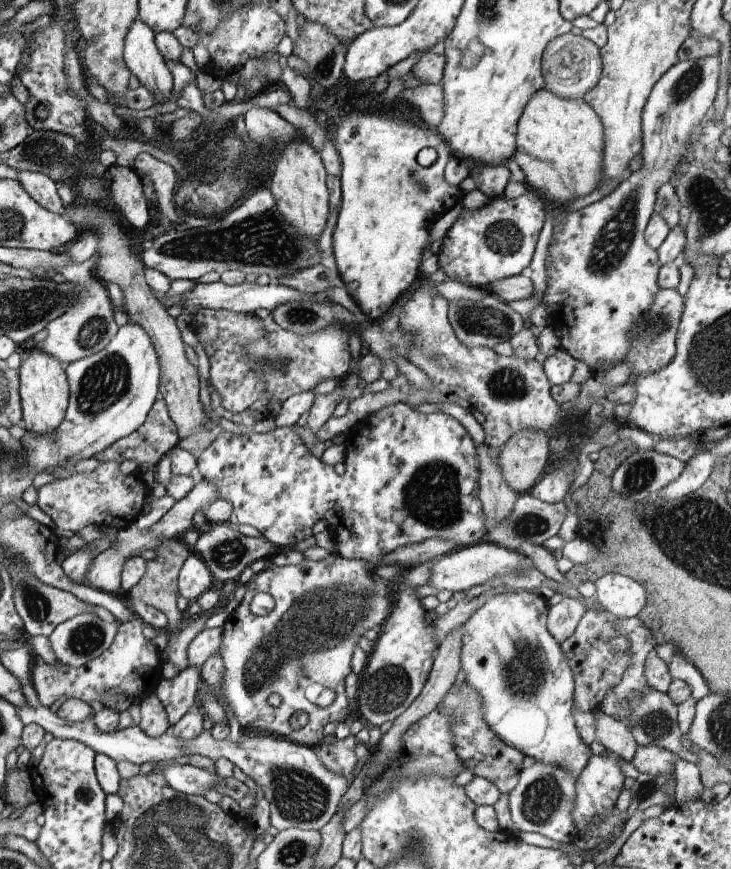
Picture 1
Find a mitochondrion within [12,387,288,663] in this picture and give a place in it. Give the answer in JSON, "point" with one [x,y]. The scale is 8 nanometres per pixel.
{"point":[83,640]}

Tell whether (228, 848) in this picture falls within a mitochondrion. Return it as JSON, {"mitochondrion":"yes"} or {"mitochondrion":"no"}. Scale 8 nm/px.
{"mitochondrion":"yes"}

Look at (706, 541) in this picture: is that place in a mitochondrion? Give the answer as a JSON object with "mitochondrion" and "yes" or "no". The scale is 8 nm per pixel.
{"mitochondrion":"yes"}

